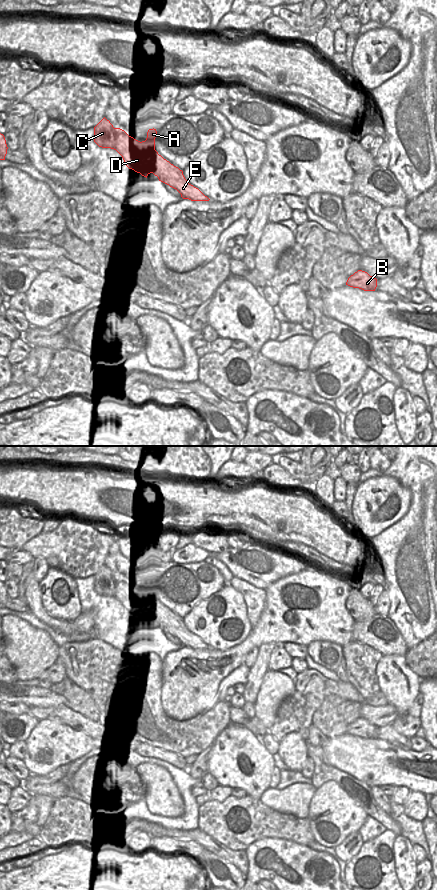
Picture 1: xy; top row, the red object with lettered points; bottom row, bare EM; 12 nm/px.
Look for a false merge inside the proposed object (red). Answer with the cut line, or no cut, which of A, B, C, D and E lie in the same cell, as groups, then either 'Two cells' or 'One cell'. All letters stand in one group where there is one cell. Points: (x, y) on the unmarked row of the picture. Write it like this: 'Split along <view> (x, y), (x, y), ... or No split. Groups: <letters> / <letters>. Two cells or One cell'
Split along xy (140, 590), (142, 601), (149, 608), (155, 609). Groups: A / B C D E. Two cells

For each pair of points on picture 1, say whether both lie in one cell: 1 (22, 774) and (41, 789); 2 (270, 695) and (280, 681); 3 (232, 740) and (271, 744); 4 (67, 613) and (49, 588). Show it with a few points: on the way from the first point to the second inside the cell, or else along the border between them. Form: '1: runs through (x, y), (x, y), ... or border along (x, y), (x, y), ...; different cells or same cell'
1: border along (30, 775), (22, 782); different cells
2: runs through (272, 692), (278, 684); same cell
3: border along (259, 738), (262, 745), (272, 755); different cells
4: runs through (66, 607), (55, 594); same cell

